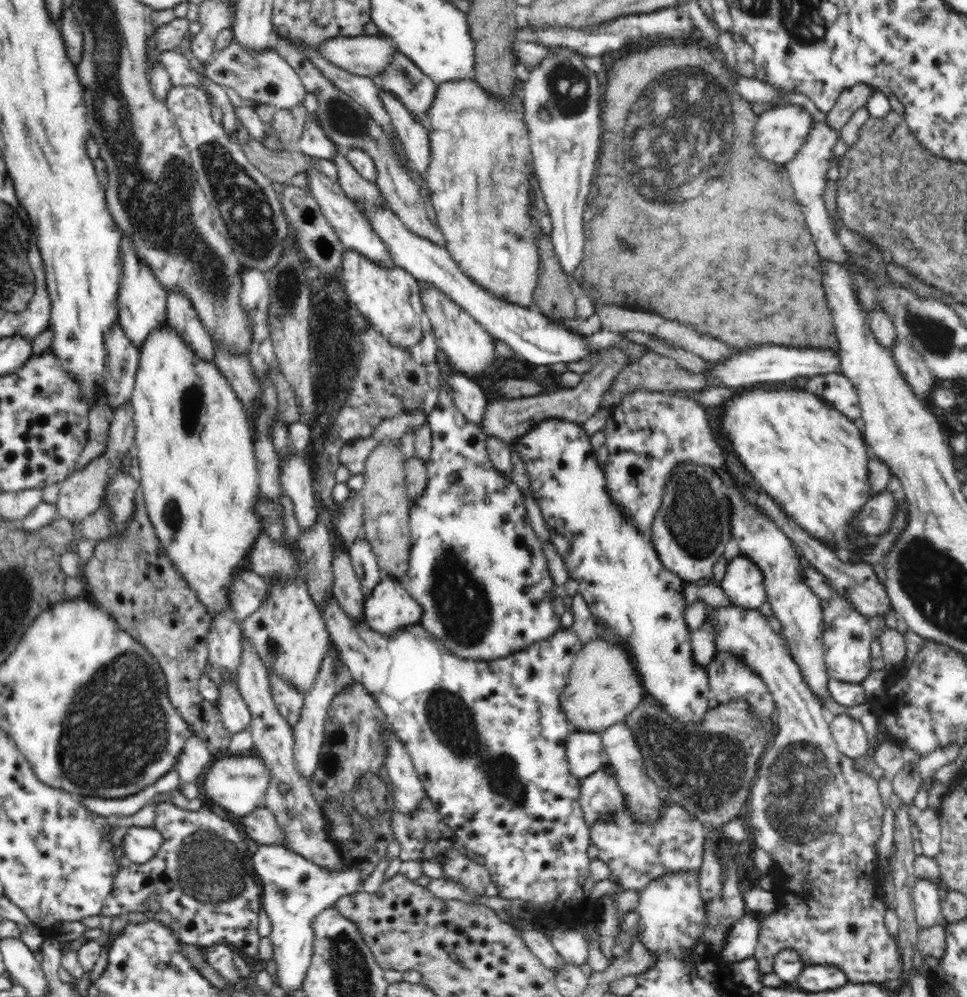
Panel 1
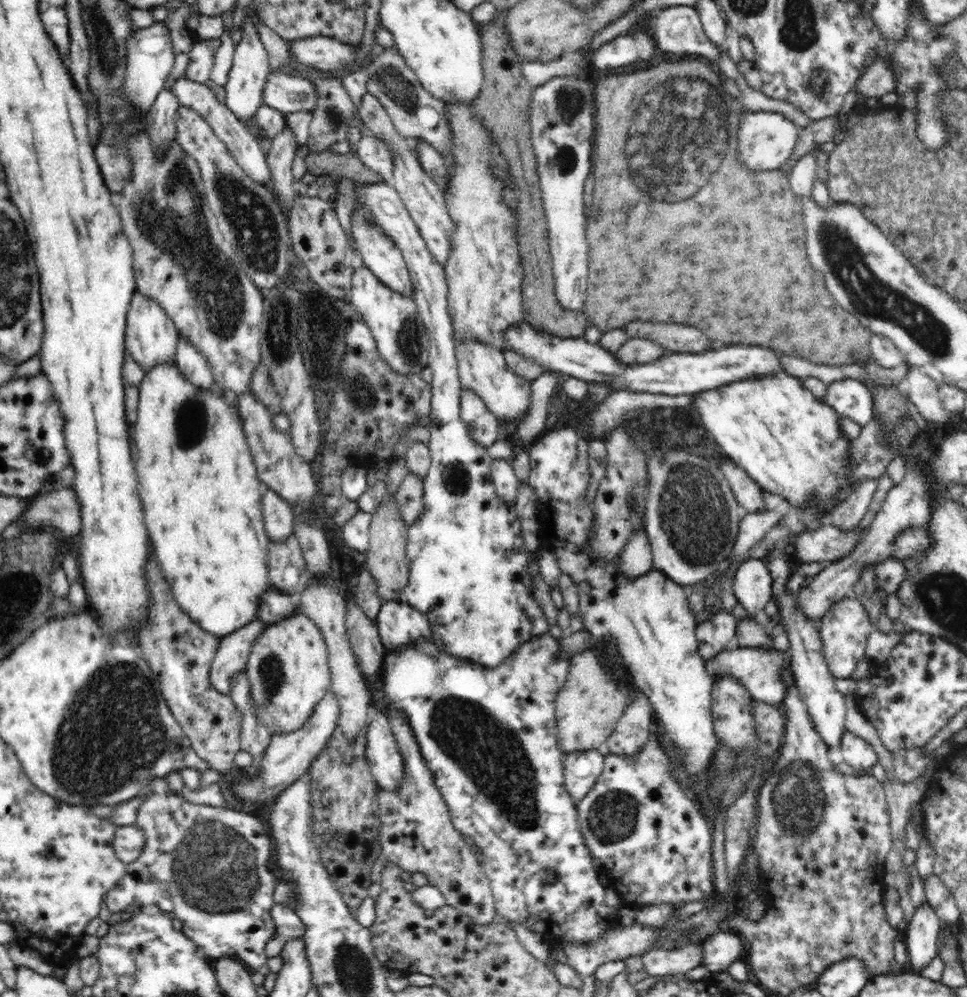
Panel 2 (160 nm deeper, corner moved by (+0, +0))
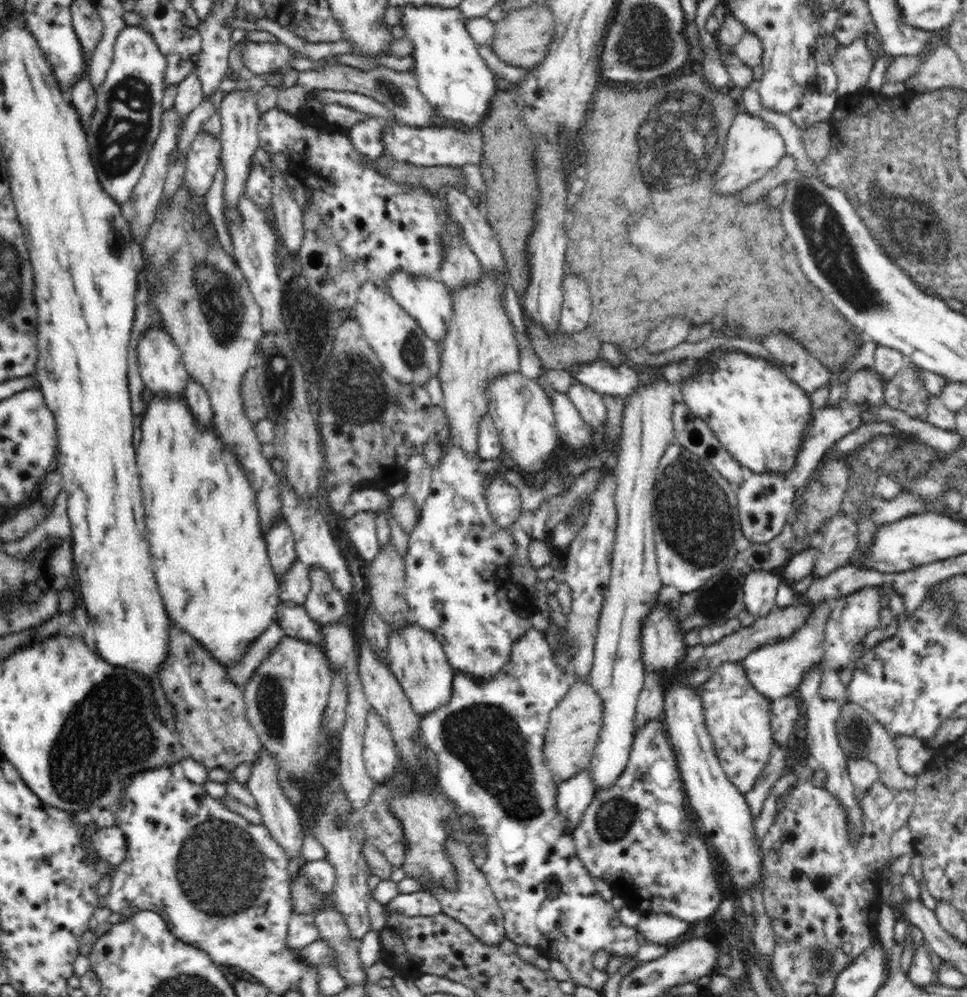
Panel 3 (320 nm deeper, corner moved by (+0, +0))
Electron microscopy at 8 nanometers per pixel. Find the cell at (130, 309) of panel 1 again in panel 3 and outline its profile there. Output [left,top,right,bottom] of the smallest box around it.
[138,326,191,398]

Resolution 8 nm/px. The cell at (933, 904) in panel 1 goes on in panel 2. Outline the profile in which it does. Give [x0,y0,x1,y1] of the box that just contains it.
[903,902,942,975]

